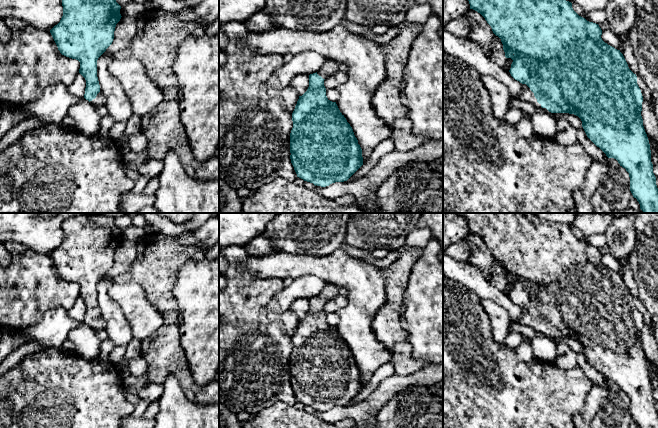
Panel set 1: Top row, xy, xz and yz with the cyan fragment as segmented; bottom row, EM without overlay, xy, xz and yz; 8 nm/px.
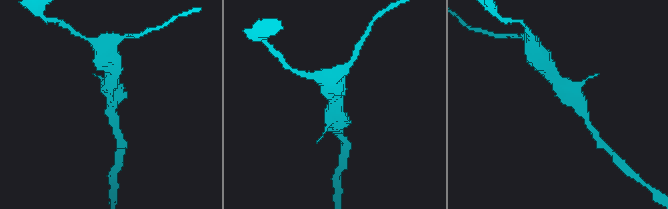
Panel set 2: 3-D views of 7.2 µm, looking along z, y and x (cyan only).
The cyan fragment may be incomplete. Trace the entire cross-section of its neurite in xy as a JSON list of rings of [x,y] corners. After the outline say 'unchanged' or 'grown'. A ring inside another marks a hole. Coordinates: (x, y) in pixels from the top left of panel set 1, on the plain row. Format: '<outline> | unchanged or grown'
[[[100,213],[79,214],[62,223],[63,240],[50,257],[60,277],[80,286],[79,297],[86,304],[84,322],[94,330],[105,330],[106,322],[100,315],[97,284],[112,268],[116,248],[121,243],[121,230],[114,220]]] | grown

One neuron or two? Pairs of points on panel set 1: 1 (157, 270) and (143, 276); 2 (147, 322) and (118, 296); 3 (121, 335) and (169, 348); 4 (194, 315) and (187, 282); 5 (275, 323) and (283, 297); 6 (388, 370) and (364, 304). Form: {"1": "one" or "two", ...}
{"1": "one", "2": "one", "3": "two", "4": "one", "5": "two", "6": "two"}

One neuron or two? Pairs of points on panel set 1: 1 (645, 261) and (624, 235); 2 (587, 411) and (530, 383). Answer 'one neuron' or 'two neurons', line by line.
1: two neurons
2: two neurons

